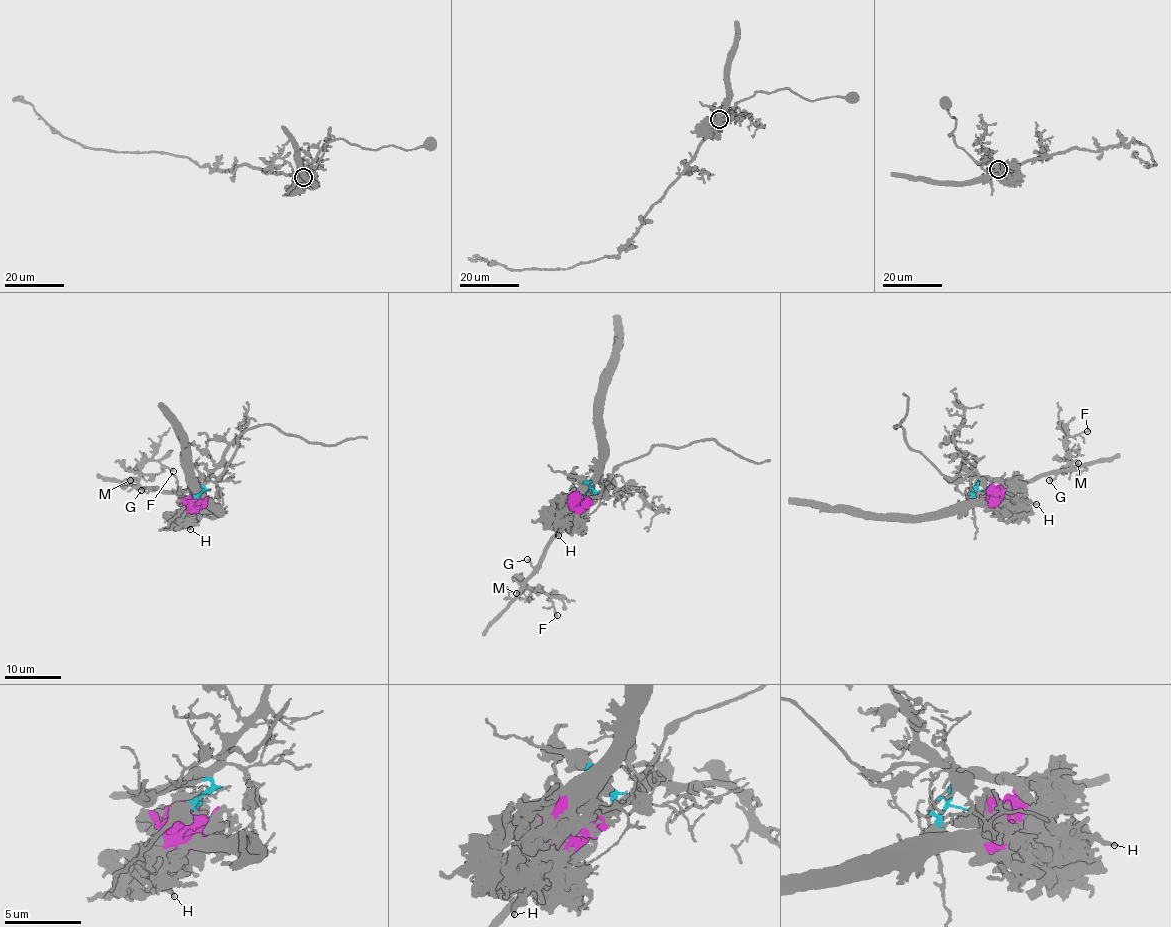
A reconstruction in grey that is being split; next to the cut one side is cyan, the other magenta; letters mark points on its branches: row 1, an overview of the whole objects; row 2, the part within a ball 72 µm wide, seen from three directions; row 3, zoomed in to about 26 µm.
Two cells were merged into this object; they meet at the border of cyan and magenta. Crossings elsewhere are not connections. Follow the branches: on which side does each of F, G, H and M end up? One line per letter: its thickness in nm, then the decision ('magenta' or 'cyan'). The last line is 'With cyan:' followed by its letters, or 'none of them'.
F: 190 nm | cyan
G: 190 nm | cyan
H: 260 nm | magenta
M: 200 nm | cyan
With cyan: F, G, M

